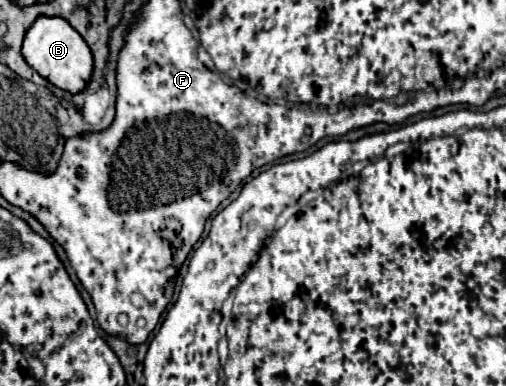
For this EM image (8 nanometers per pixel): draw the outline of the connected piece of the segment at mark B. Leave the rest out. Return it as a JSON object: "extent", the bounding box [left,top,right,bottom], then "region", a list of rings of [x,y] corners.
{"extent":[22,16,94,94],"region":[[[40,16],[32,24],[32,28],[26,32],[22,56],[50,84],[54,84],[70,94],[82,92],[92,78],[92,70],[94,70],[92,52],[90,52],[88,44],[84,44],[84,38],[64,18]]]}

